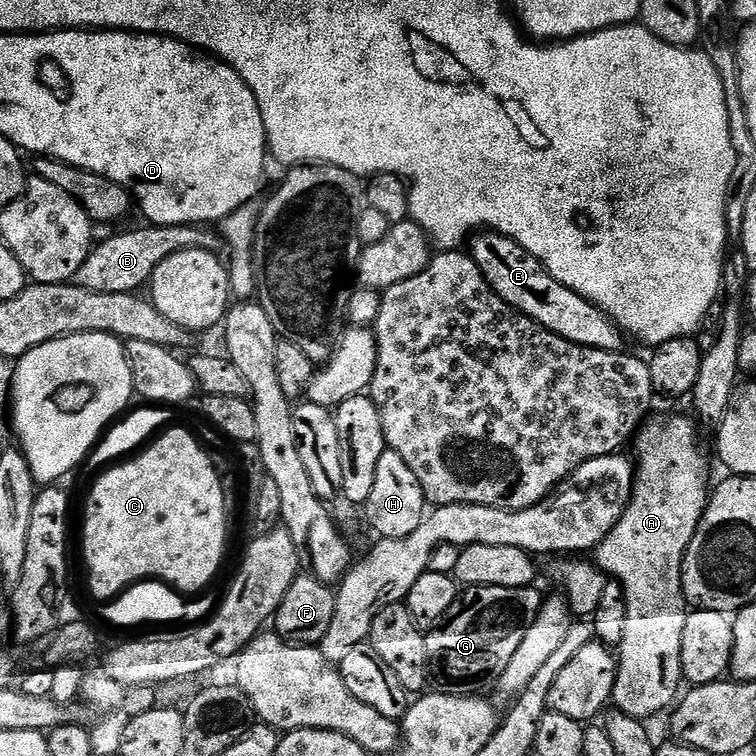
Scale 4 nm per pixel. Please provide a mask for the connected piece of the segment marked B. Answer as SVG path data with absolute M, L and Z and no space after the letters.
M179 224L143 227L136 228L133 232L120 232L117 236L102 241L101 244L99 241L86 258L86 262L82 262L75 283L98 294L135 293L143 284L145 287L151 281L154 270L166 258L187 248L204 248L207 252L216 252L222 244L221 237L204 226Z

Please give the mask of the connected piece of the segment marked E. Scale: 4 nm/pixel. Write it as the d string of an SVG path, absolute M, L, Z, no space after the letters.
M491 230L473 235L471 240L472 261L478 266L478 270L482 270L486 282L490 282L498 298L502 298L510 306L514 306L522 314L541 324L546 330L566 338L566 342L611 352L625 351L625 333L616 327L612 317L607 316L597 304L591 304L574 290L562 286L562 282L554 279L544 269L542 262L534 258L534 254L518 246L518 242L514 242L509 236L502 235L501 232Z

